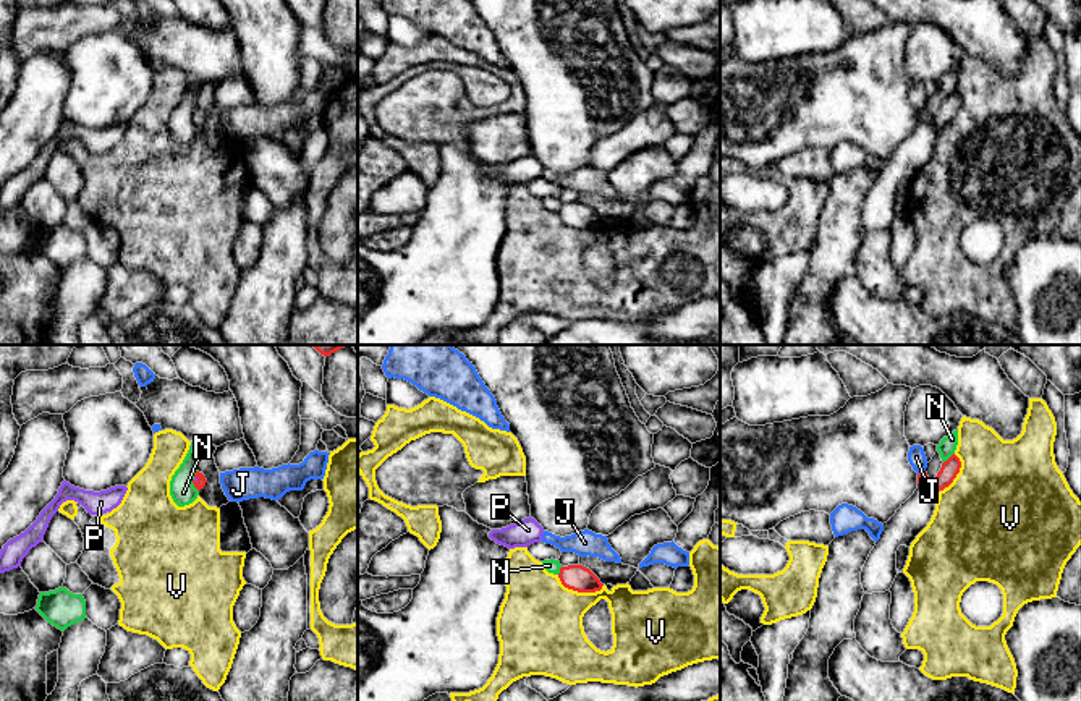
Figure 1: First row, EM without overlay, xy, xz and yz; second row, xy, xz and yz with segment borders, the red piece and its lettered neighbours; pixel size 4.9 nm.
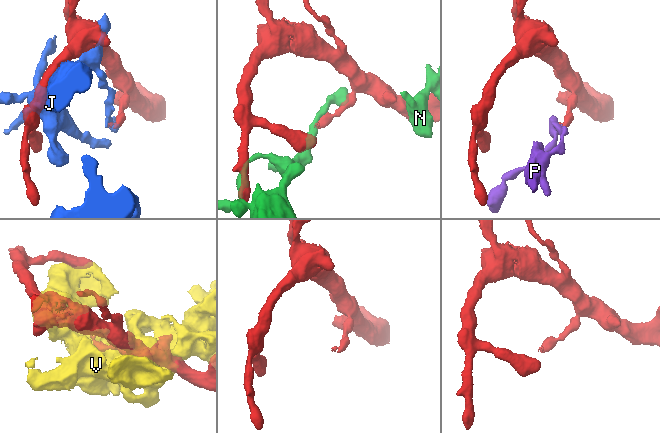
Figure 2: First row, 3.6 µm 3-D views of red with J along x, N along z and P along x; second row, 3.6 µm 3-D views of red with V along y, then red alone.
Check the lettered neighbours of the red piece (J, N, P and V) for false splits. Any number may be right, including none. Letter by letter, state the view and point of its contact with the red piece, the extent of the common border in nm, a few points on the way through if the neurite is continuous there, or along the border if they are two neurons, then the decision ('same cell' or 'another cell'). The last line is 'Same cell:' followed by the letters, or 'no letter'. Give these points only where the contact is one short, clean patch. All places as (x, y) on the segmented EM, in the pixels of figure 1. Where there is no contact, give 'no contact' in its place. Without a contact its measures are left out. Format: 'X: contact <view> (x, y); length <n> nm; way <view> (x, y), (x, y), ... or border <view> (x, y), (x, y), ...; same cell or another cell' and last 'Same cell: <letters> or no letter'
J: contact yz (921, 473); length 50 nm; another cell
N: contact xy (193, 481); length 110 nm; another cell
P: contact xy (193, 480); length 40 nm; way xy (201, 480), (193, 480), (195, 478); same cell
V: contact xz (580, 591); length 240 nm; another cell
Same cell: P

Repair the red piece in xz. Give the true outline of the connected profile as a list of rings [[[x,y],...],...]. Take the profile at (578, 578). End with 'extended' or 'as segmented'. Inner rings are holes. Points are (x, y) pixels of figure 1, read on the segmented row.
[[[583,565],[562,567],[558,578],[565,588],[578,593],[596,593],[604,586],[600,580]]] | as segmented

